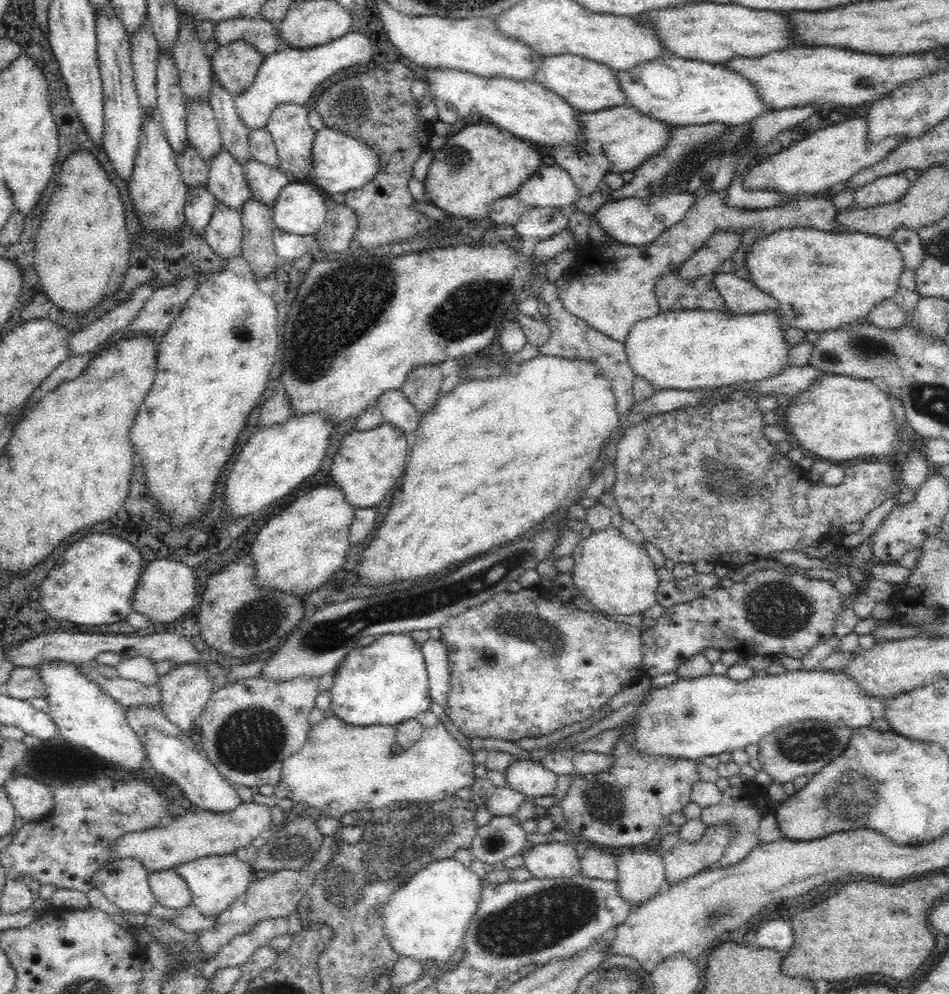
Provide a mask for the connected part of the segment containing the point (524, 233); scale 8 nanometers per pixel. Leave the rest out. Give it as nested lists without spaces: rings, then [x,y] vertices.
[[[527,207],[513,228],[523,239],[546,240],[568,227],[568,217],[564,210],[554,207]]]

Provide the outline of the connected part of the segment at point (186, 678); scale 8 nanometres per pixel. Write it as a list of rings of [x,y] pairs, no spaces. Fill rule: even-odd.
[[[182,664],[170,669],[164,676],[159,677],[157,682],[159,688],[159,704],[161,713],[175,724],[182,735],[191,736],[192,724],[199,718],[202,709],[206,706],[209,696],[216,692],[213,690],[211,676],[205,666],[197,664]]]

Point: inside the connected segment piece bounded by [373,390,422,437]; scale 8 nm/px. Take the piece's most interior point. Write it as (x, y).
(396, 409)

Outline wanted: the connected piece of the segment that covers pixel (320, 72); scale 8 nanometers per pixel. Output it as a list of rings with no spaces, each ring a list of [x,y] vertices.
[[[347,32],[328,44],[312,48],[281,47],[272,54],[266,55],[260,63],[254,82],[244,92],[233,96],[238,116],[249,130],[265,128],[272,110],[282,103],[308,106],[318,88],[324,86],[344,72],[356,68],[368,68],[372,62],[374,44],[360,32]]]

